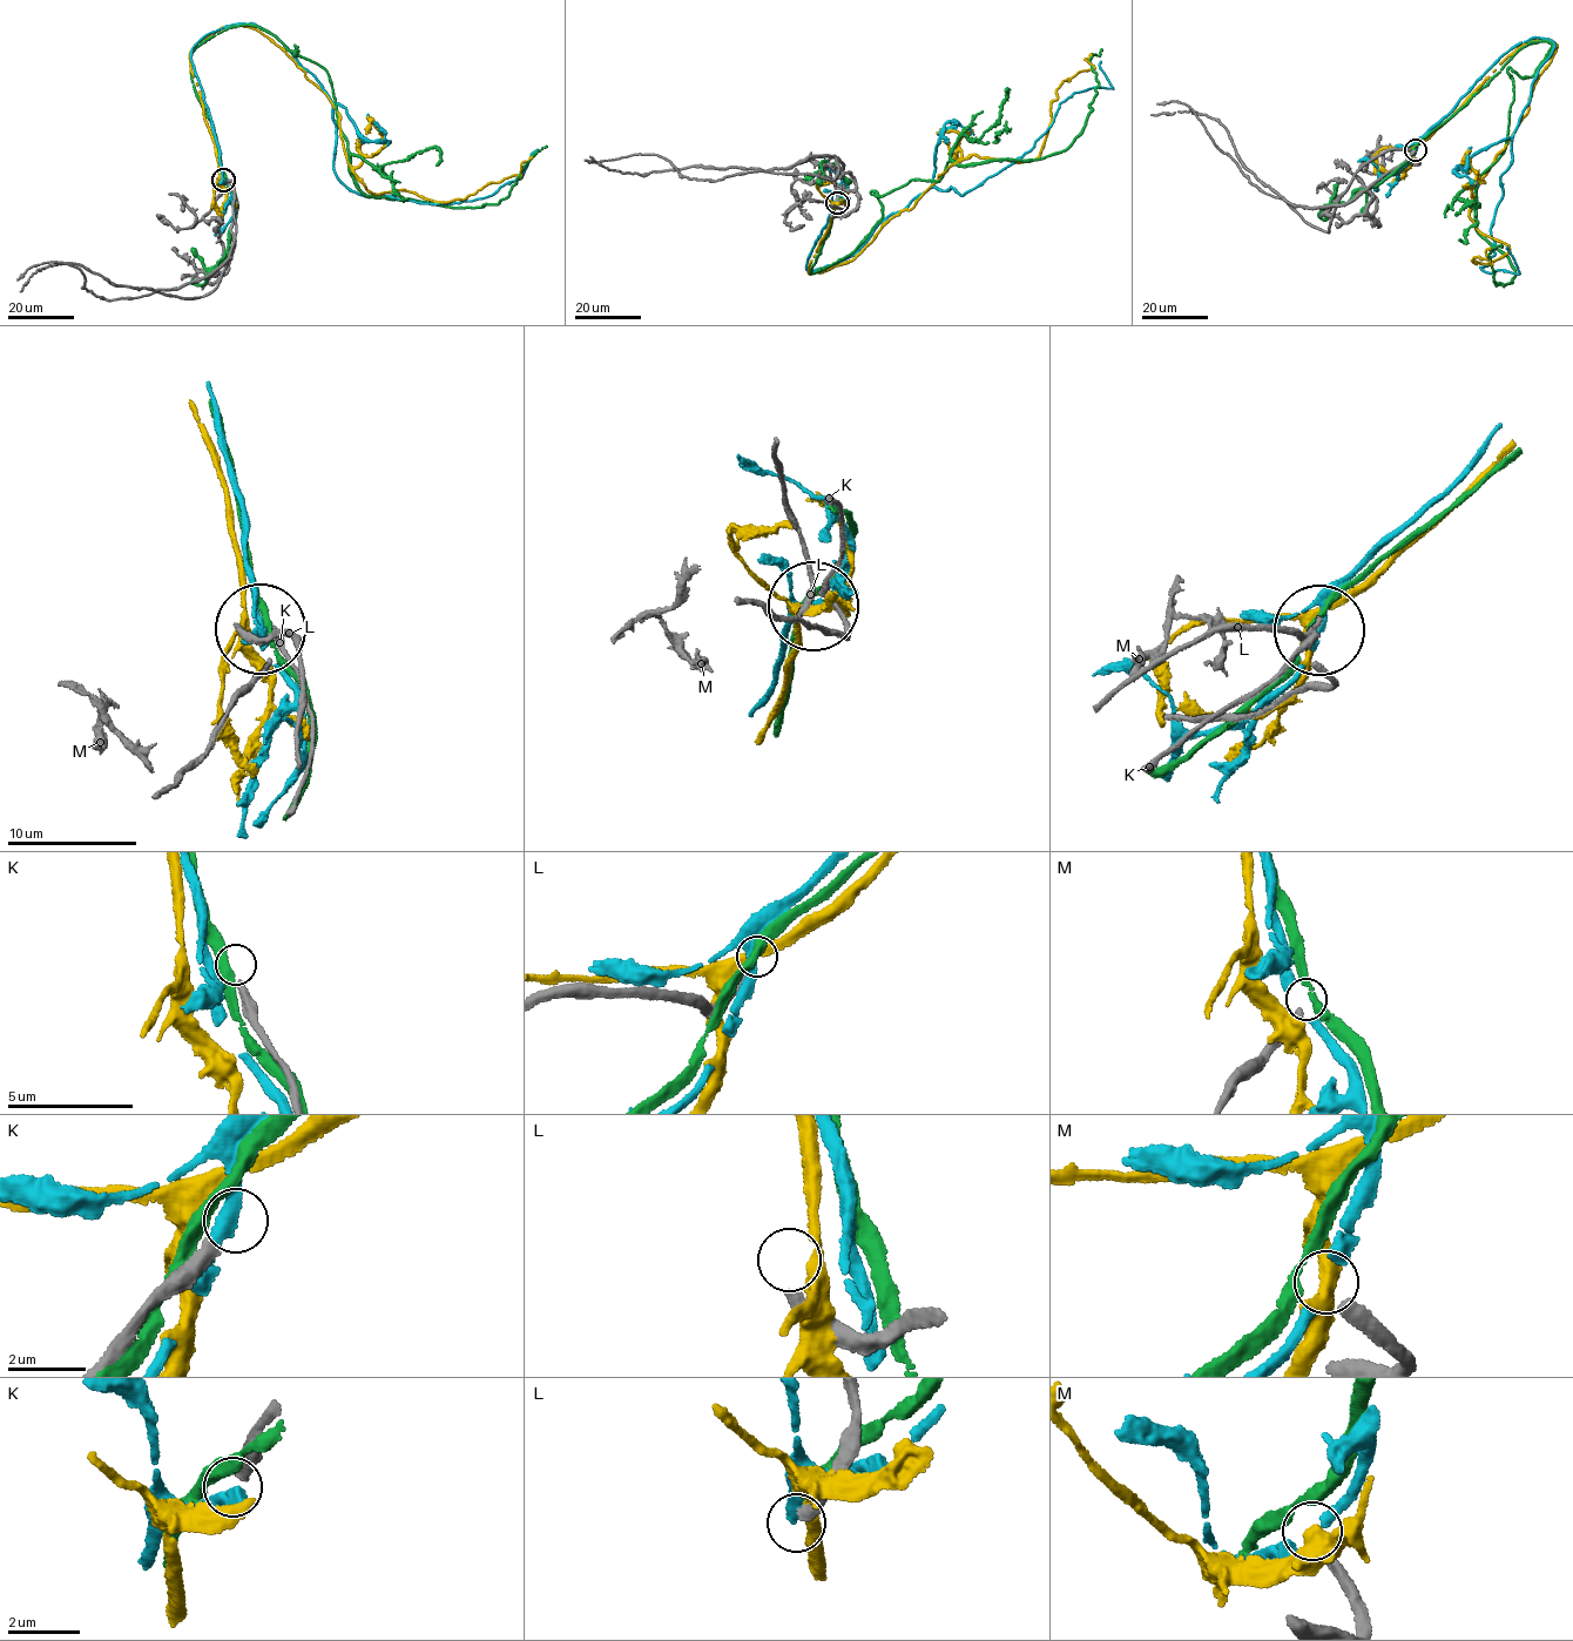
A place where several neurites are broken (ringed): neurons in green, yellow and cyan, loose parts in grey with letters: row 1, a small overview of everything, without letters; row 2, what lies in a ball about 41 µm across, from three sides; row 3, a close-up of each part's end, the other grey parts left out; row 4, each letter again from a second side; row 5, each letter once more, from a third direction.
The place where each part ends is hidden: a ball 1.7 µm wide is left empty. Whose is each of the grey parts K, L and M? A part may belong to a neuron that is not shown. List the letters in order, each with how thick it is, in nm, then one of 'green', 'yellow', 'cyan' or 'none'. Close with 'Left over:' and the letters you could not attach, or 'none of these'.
K: calibre 360 nm; none
L: calibre 360 nm; none
M: calibre 360 nm; none
Left over: K, L, M

